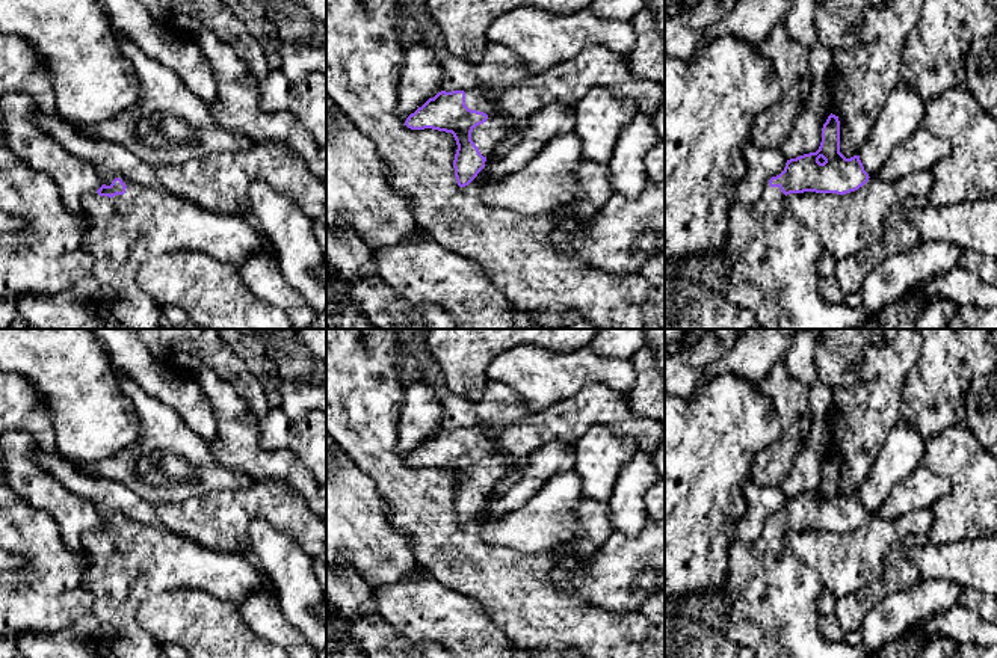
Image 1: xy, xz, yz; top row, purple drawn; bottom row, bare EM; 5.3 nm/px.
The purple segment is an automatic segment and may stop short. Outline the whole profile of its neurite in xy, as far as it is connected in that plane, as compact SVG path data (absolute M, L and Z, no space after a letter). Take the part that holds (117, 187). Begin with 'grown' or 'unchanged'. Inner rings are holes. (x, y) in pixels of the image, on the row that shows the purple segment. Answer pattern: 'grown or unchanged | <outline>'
grown | M124 178L85 193L82 208L89 219L83 249L94 257L92 275L104 303L125 329L157 329L163 324L162 306L136 282L137 270L148 257L199 251L240 269L249 255L264 251L267 243L263 231L242 216L224 216L165 189L137 186Z

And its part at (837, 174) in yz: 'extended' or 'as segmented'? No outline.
extended

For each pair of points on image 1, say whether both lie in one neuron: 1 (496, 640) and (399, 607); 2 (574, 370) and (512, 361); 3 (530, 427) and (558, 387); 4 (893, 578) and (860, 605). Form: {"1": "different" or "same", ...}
{"1": "same", "2": "same", "3": "different", "4": "same"}

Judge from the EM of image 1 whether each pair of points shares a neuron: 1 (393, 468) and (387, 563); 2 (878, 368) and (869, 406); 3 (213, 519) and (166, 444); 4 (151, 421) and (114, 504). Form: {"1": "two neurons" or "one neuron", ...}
{"1": "two neurons", "2": "one neuron", "3": "two neurons", "4": "two neurons"}

